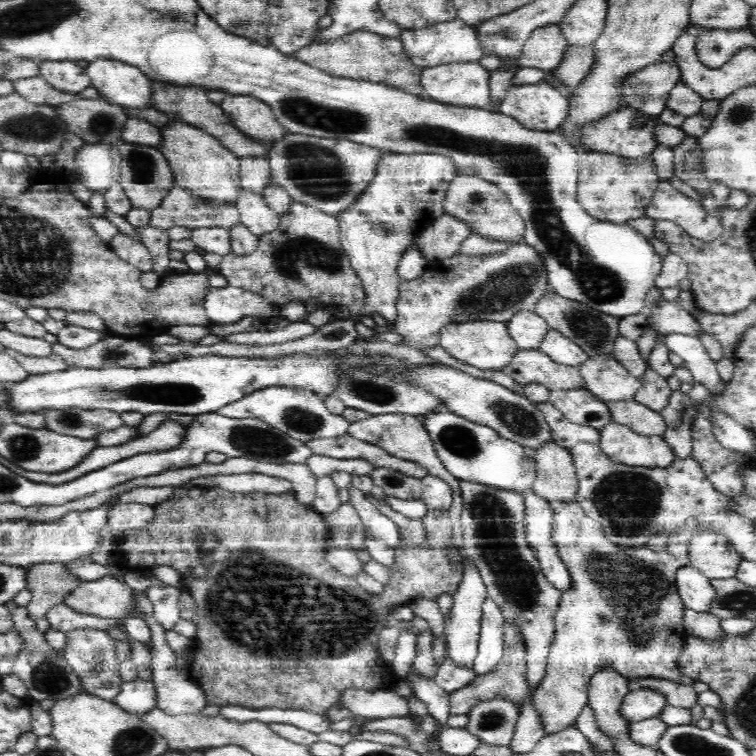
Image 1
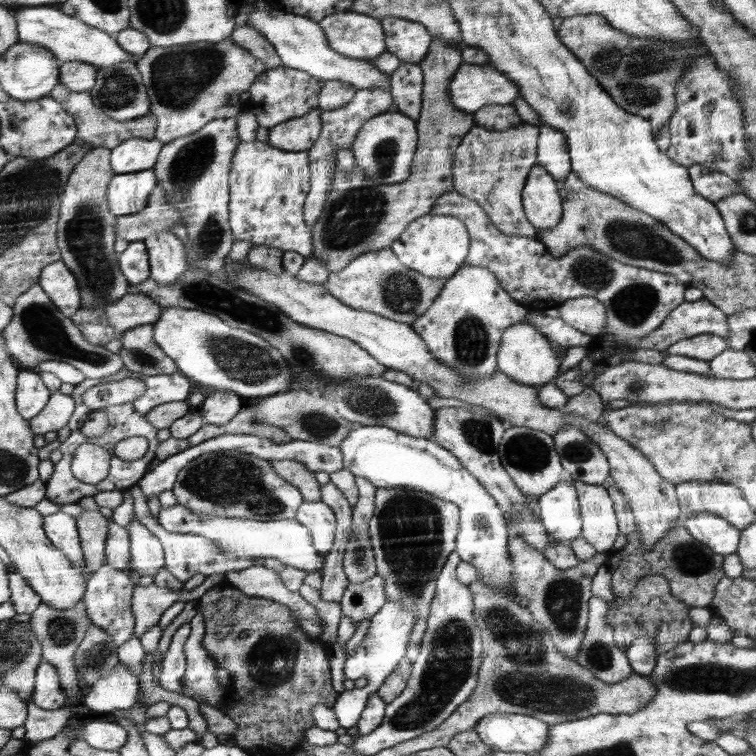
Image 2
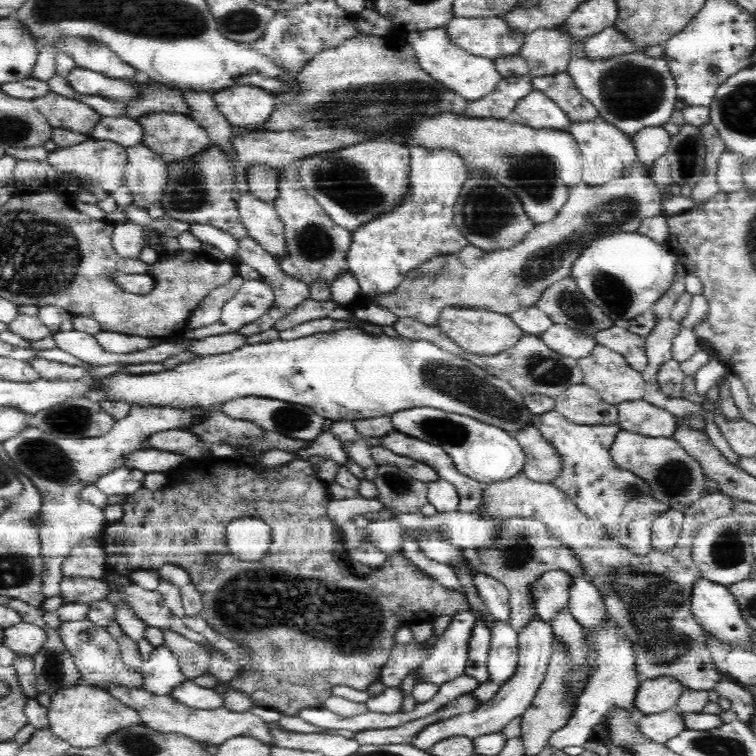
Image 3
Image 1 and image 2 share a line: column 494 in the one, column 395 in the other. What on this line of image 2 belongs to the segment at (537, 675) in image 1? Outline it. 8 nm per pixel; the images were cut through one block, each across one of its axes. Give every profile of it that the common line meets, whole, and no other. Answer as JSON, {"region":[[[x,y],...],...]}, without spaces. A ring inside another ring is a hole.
{"region":[[[411,487],[377,488],[374,502],[374,514],[367,522],[367,527],[377,574],[384,579],[386,599],[400,602],[402,610],[418,617],[405,652],[406,660],[412,664],[417,660],[424,642],[430,604],[436,596],[438,575],[451,553],[456,550],[460,508],[453,502]]]}

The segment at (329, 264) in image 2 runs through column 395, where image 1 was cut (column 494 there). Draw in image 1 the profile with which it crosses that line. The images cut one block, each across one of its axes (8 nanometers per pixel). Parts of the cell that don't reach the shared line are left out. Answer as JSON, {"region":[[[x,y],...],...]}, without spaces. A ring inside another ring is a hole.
{"region":[[[460,172],[452,180],[445,200],[445,212],[466,223],[471,232],[498,243],[520,243],[525,233],[525,222],[512,206],[507,195],[496,185],[478,176]]]}

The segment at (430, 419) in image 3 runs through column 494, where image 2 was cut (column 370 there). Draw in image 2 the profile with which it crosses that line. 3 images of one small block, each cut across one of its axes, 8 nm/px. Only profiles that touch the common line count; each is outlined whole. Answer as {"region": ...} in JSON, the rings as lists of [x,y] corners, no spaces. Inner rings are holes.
{"region":[[[356,425],[339,447],[344,453],[345,469],[355,477],[366,478],[377,488],[411,487],[457,504],[461,517],[456,550],[461,560],[477,568],[484,584],[506,589],[514,600],[518,600],[513,588],[513,565],[508,547],[510,531],[504,512],[477,477],[449,449],[442,448],[433,438],[416,438],[400,434],[393,428],[364,425]]]}

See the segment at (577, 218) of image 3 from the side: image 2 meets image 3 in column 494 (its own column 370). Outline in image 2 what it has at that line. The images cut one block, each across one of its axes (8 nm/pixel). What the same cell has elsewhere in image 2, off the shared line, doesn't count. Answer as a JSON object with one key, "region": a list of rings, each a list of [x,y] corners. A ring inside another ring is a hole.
{"region":[[[393,249],[368,251],[354,258],[348,267],[332,273],[325,282],[329,292],[352,308],[378,313],[390,320],[413,324],[436,301],[447,279],[430,278],[407,268]]]}

